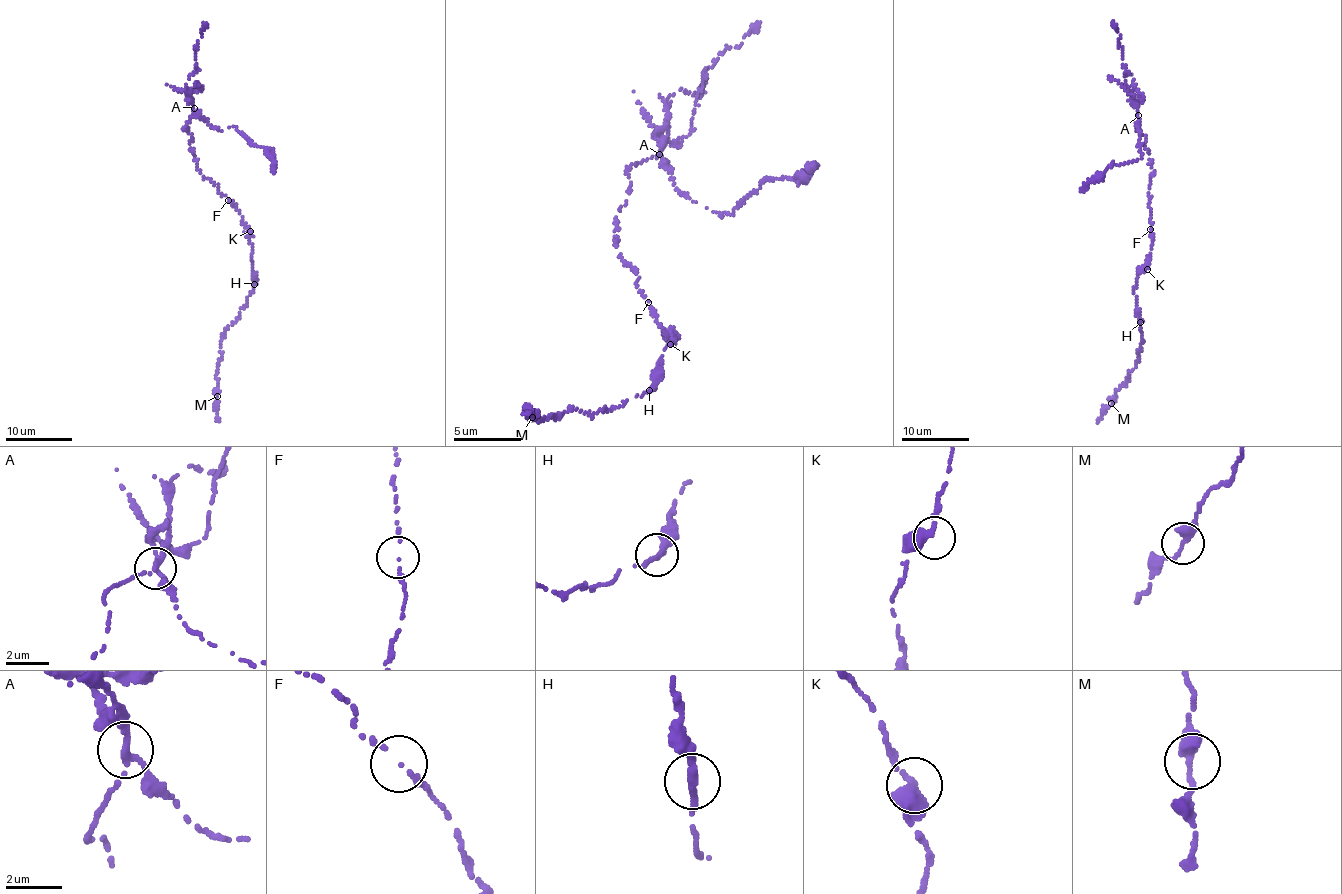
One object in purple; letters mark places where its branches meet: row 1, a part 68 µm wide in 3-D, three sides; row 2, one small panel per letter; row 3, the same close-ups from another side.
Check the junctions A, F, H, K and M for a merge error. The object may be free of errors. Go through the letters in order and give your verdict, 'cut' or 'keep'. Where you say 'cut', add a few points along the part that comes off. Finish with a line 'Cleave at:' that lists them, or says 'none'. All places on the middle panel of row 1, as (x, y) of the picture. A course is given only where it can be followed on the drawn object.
A: cut | (659, 154), (681, 192), (713, 212), (730, 215), (766, 180), (798, 176), (814, 166)
F: keep
H: keep
K: keep
M: keep
Cleave at: A

